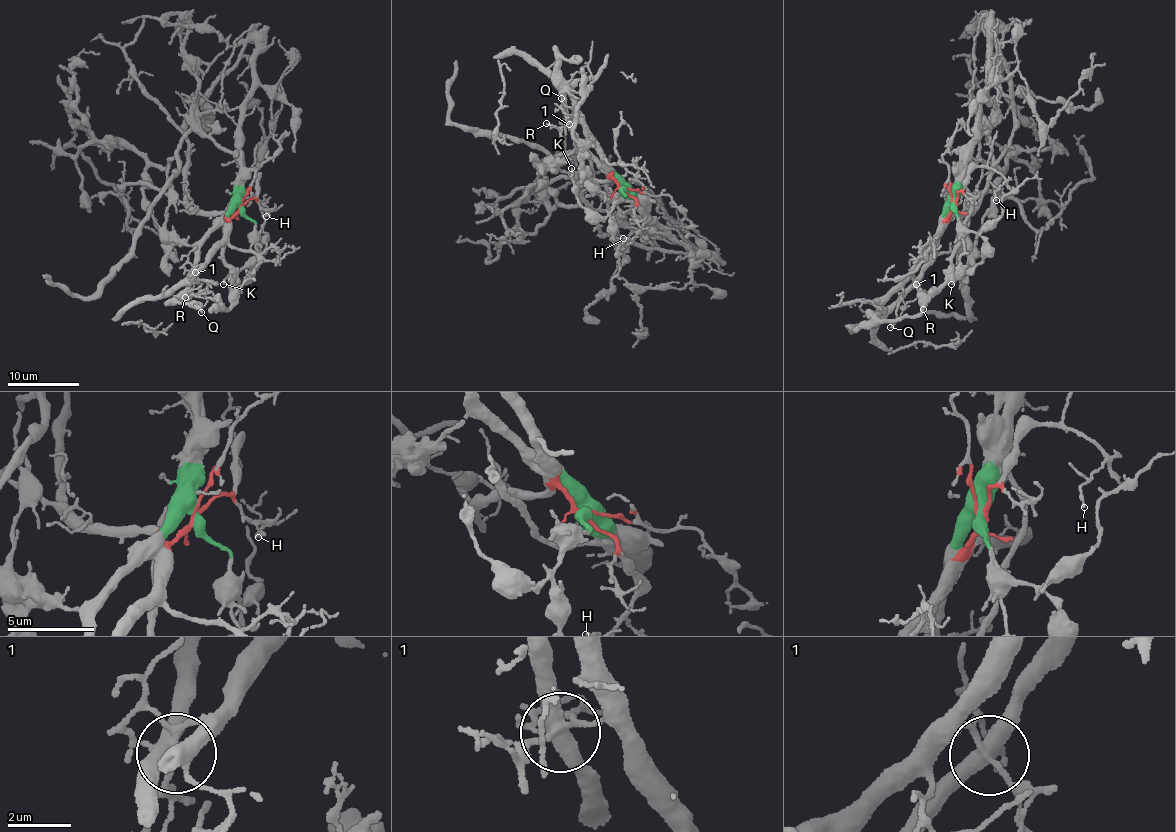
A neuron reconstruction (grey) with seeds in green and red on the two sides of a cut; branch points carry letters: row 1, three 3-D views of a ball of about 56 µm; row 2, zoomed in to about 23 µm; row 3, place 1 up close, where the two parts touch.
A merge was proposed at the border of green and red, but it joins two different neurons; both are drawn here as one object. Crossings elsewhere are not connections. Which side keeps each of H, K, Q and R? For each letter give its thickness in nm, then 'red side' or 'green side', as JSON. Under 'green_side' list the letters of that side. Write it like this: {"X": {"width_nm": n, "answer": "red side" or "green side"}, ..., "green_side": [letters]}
{"H": {"width_nm": 130, "answer": "red side"}, "K": {"width_nm": 110, "answer": "green side"}, "Q": {"width_nm": 110, "answer": "red side"}, "R": {"width_nm": 140, "answer": "red side"}, "green_side": ["K"]}

